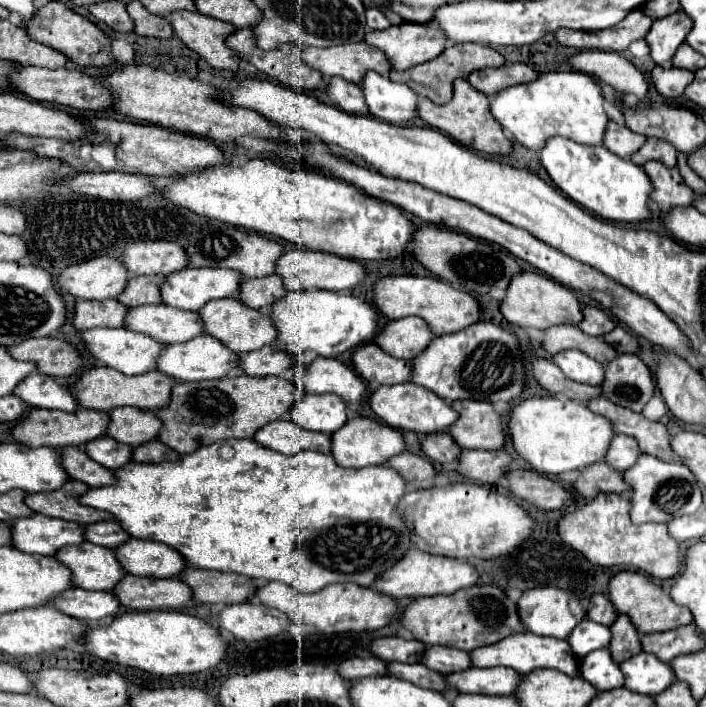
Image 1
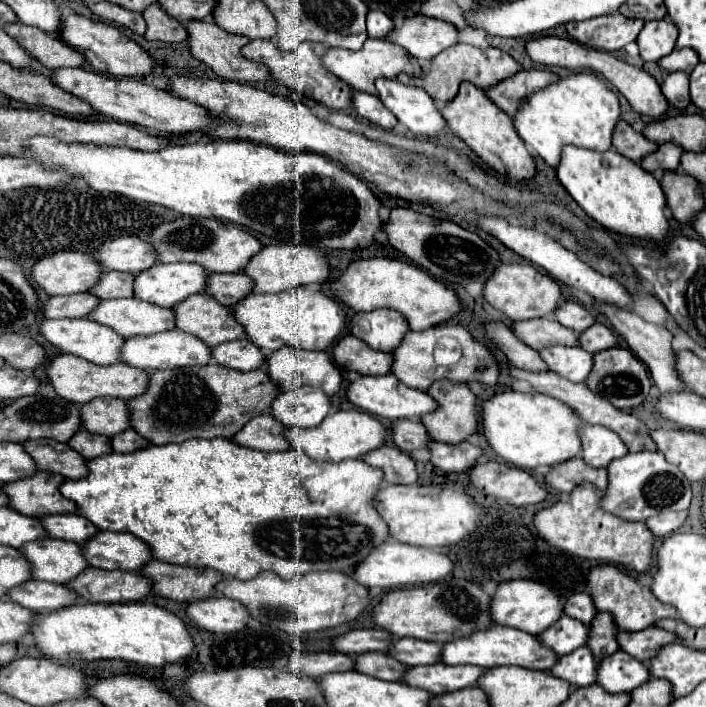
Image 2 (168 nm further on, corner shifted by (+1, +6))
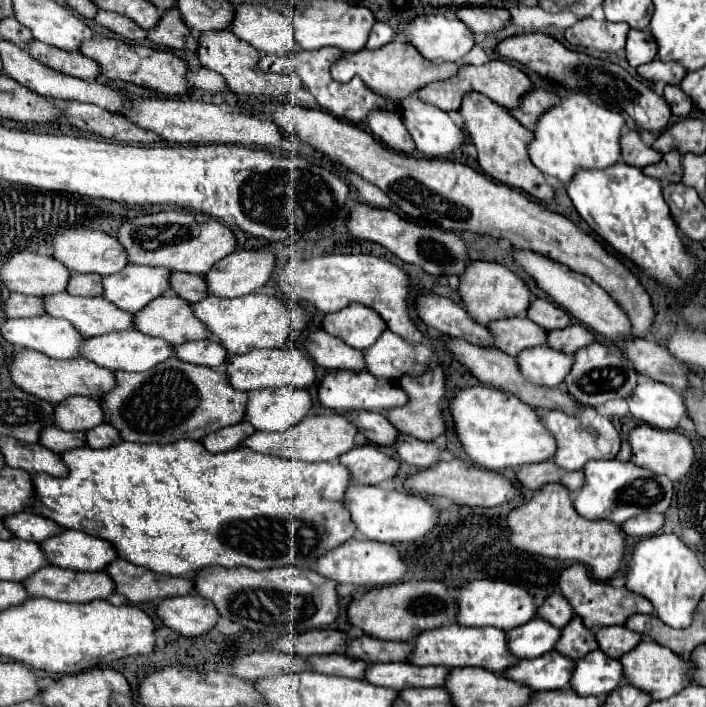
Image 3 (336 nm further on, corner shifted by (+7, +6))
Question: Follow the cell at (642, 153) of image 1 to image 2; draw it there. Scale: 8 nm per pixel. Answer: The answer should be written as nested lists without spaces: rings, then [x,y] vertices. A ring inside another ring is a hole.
[[[666,143],[660,145],[658,151],[650,153],[648,157],[642,159],[642,169],[648,173],[664,173],[664,171],[676,171],[680,165],[680,157],[682,157],[682,149],[680,145],[674,143]]]

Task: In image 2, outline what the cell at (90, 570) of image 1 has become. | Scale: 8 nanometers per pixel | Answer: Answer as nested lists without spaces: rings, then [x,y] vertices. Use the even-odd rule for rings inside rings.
[[[38,539],[18,549],[32,567],[32,579],[66,583],[68,579],[82,573],[88,563],[82,557],[80,545],[58,539]]]

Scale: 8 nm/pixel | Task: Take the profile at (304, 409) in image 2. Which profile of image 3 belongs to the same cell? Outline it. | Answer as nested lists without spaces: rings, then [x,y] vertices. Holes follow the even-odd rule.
[[[280,387],[248,391],[246,421],[258,431],[288,431],[312,409],[312,397],[306,389]]]

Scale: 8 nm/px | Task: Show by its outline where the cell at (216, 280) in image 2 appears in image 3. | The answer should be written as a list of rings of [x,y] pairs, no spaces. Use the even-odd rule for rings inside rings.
[[[172,273],[170,281],[172,281],[172,291],[190,303],[196,303],[204,297],[210,297],[208,285],[204,285],[204,275]]]

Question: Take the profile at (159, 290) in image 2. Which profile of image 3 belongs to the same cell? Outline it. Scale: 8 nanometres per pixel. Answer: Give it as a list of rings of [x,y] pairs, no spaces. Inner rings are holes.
[[[128,265],[120,273],[104,277],[104,297],[124,311],[138,313],[140,309],[144,309],[144,305],[148,305],[156,297],[164,295],[166,291],[170,291],[170,285],[168,285],[170,275],[172,275],[172,269],[164,269],[164,267],[152,269],[152,267],[144,267],[144,265]]]

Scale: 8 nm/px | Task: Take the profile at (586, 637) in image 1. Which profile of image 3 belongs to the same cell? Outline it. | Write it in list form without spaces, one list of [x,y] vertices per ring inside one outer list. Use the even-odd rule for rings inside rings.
[[[536,617],[530,623],[508,631],[508,647],[512,653],[516,653],[518,659],[534,659],[554,651],[560,633],[562,631],[558,627],[550,625],[542,617]]]

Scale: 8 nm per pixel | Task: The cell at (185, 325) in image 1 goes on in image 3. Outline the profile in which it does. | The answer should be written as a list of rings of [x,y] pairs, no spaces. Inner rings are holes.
[[[56,293],[44,297],[44,309],[52,317],[72,321],[72,325],[86,337],[134,329],[134,313],[116,309],[116,305],[104,301],[104,297],[72,297],[68,293]]]

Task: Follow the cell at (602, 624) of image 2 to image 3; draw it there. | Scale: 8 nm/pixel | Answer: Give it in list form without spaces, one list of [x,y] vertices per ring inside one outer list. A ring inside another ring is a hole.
[[[572,617],[572,621],[564,627],[560,641],[556,643],[556,651],[578,661],[582,657],[586,657],[588,653],[596,651],[596,635],[592,629],[588,629],[580,617]]]

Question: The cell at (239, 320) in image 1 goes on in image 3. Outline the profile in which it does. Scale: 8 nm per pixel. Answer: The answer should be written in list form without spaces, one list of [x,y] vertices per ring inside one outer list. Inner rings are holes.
[[[156,297],[134,317],[136,329],[160,337],[170,345],[182,345],[186,341],[208,339],[208,329],[200,325],[200,319],[192,313],[192,303],[182,297]]]

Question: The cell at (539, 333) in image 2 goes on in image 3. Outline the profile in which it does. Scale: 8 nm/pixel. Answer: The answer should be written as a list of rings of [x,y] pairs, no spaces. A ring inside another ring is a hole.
[[[512,317],[512,319],[500,319],[492,321],[488,329],[494,335],[494,345],[508,353],[508,355],[518,355],[526,347],[536,347],[536,345],[546,345],[548,331],[534,321],[528,321],[526,317]]]

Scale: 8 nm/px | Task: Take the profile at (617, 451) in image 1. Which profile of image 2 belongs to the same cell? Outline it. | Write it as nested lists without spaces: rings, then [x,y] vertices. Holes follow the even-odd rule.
[[[580,425],[580,441],[582,441],[582,459],[590,467],[606,467],[612,459],[618,459],[628,453],[622,439],[600,425]]]

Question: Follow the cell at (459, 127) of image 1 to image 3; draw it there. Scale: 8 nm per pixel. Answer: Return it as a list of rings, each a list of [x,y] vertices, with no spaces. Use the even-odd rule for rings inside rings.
[[[470,91],[464,95],[458,113],[464,121],[464,125],[462,125],[464,131],[468,133],[470,141],[476,145],[478,163],[486,175],[494,177],[496,181],[500,181],[504,185],[514,185],[514,189],[522,189],[524,193],[528,193],[540,201],[550,201],[554,197],[554,189],[546,183],[544,175],[532,165],[532,161],[528,157],[526,143],[532,139],[532,131],[528,131],[512,115],[508,115],[508,109],[490,101],[482,93]]]

